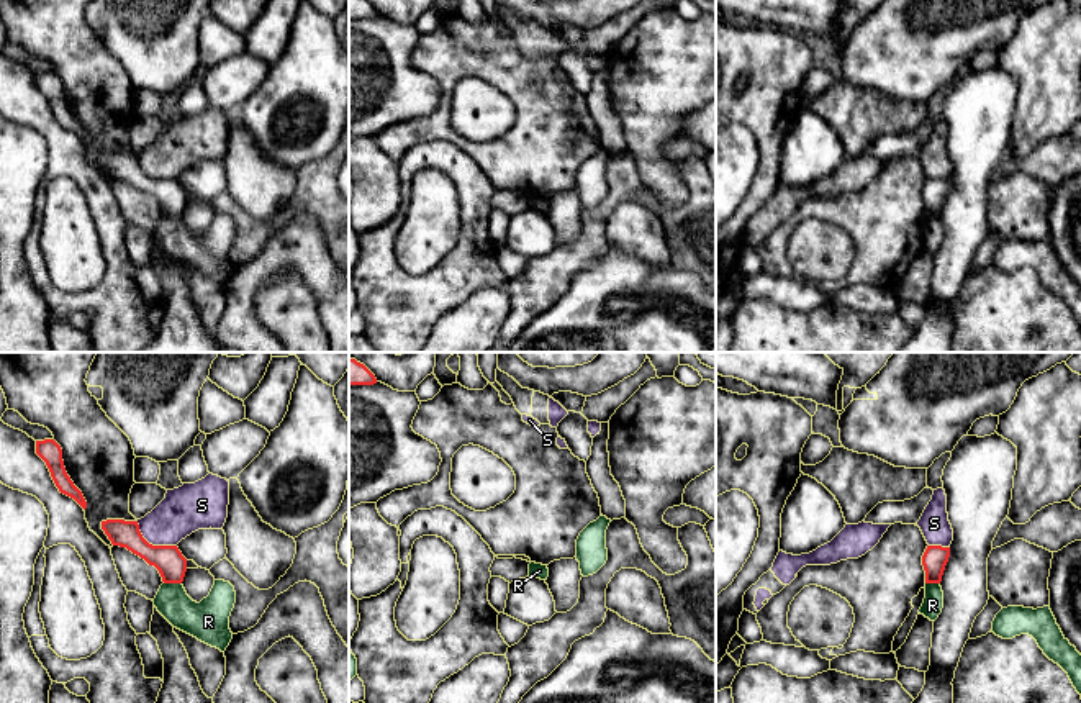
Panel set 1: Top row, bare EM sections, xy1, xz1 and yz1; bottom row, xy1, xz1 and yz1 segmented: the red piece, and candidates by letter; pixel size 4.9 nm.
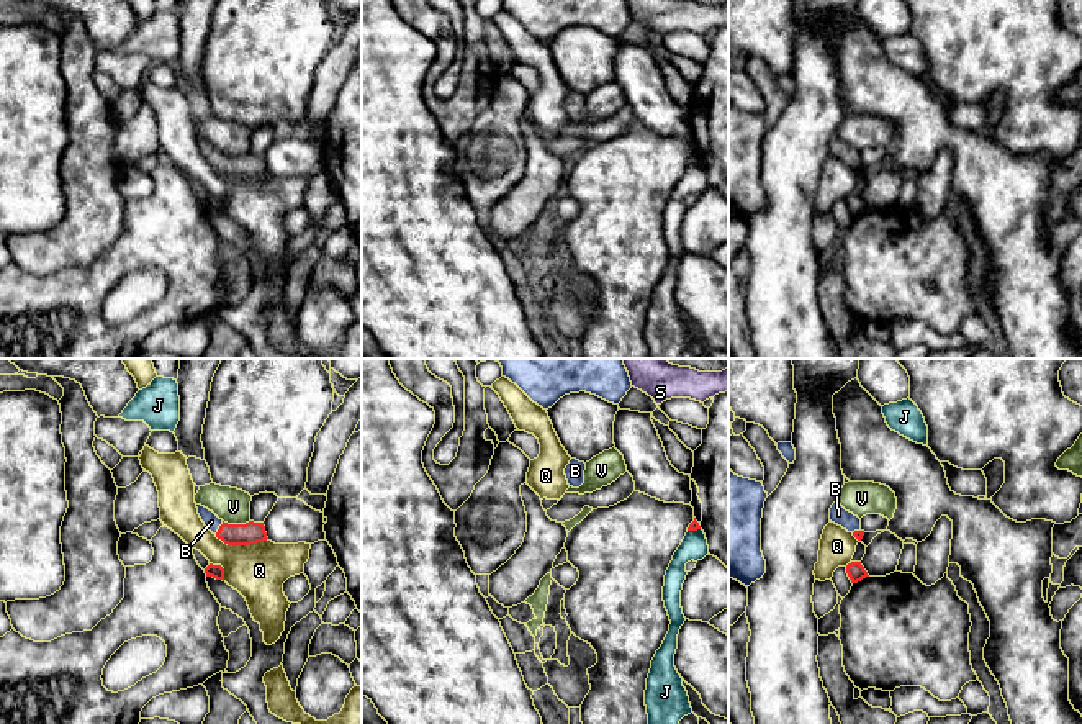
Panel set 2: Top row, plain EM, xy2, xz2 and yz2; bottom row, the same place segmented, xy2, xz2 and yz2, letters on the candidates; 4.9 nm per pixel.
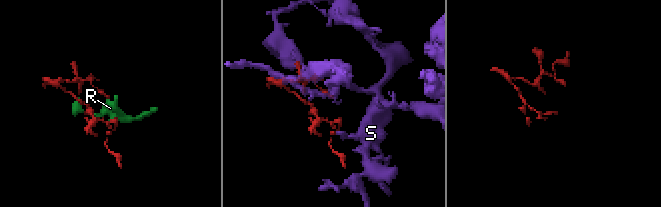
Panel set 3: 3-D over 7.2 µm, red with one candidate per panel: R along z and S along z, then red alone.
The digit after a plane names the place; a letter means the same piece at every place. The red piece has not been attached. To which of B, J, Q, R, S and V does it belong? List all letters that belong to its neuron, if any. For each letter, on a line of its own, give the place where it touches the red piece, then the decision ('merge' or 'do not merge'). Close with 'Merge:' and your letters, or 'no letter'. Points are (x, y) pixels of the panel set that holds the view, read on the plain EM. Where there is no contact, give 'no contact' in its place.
B: xy2 (220, 161) | merge
J: xz2 (693, 162) | do not merge
Q: xy2 (241, 177) | do not merge
R: xy1 (172, 215) | do not merge
S: xy1 (151, 177) | do not merge
V: xy2 (236, 158) | do not merge
Merge: B

